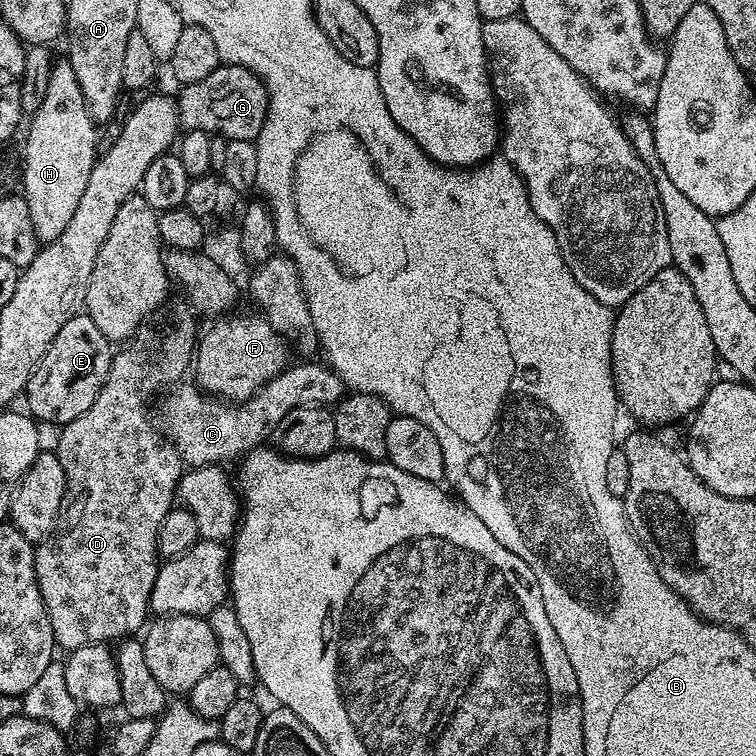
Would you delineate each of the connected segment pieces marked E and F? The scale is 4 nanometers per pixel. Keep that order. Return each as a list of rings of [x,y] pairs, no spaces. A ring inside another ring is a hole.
[[[87,314],[70,318],[70,322],[58,330],[54,342],[50,342],[46,354],[32,372],[26,389],[27,411],[37,421],[45,420],[55,426],[74,422],[74,418],[86,414],[86,410],[94,406],[94,398],[98,398],[102,386],[108,381],[113,355],[113,345]]]
[[[259,314],[253,316],[229,315],[227,318],[220,318],[208,333],[201,335],[198,340],[198,347],[194,355],[194,380],[197,385],[208,396],[219,398],[224,402],[241,402],[248,400],[264,384],[270,382],[281,371],[290,364],[288,359],[289,345],[284,337],[280,336]]]

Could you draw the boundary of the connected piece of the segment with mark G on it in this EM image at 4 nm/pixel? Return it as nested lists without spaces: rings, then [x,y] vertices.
[[[221,63],[214,74],[202,78],[202,82],[183,85],[179,91],[176,109],[180,111],[181,125],[189,132],[202,130],[220,133],[228,141],[255,141],[266,122],[268,91],[254,73],[237,64]]]

